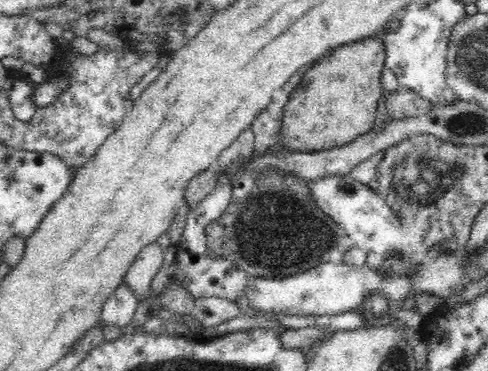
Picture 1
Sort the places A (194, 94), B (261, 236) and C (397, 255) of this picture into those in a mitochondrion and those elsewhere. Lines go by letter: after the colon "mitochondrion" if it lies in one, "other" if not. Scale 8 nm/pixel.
A: other
B: mitochondrion
C: other

